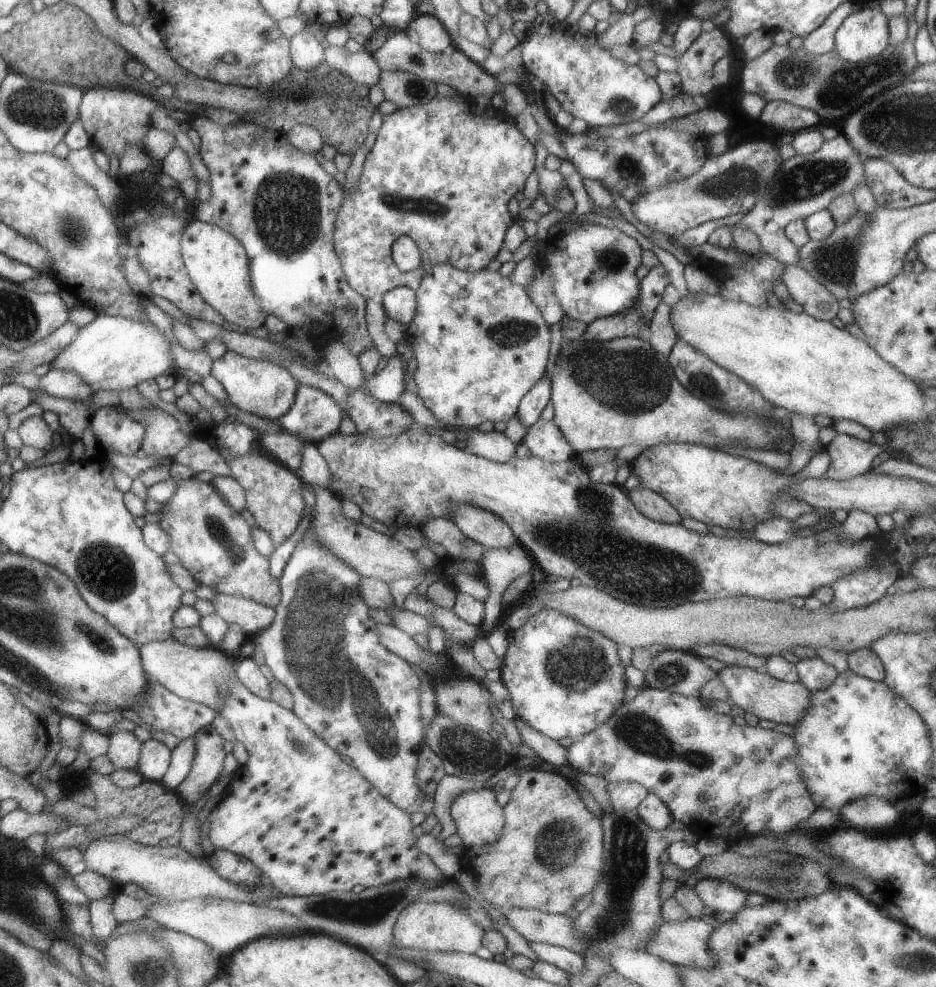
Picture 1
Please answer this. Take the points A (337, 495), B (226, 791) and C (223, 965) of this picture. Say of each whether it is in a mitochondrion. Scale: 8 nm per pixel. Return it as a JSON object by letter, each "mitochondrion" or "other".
{"A":"other","B":"other","C":"other"}

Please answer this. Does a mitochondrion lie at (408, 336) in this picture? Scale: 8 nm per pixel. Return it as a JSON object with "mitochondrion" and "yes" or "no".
{"mitochondrion":"no"}

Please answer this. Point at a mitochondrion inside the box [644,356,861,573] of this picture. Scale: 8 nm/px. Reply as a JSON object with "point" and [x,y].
{"point":[709,387]}

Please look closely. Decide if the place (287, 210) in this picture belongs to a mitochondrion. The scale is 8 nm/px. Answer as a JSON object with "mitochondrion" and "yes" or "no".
{"mitochondrion":"yes"}

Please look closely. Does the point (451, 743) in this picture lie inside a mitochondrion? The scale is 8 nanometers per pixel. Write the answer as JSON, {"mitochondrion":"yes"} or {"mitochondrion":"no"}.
{"mitochondrion":"yes"}

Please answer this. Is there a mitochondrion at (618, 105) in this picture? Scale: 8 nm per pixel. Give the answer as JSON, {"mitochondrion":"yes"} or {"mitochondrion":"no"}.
{"mitochondrion":"yes"}

